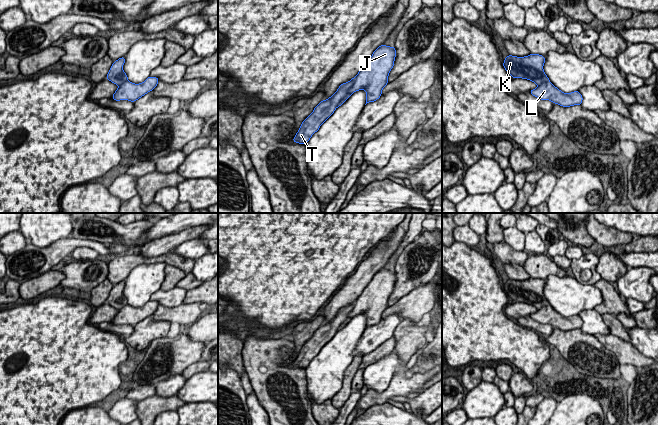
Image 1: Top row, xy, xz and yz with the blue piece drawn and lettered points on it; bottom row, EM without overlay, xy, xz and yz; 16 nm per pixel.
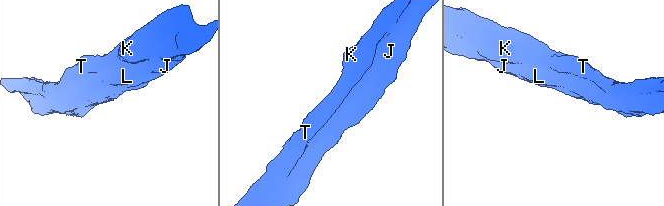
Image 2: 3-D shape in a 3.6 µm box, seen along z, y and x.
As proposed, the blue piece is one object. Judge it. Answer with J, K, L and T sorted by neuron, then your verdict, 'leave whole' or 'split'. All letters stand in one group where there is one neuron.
J K L T; leave whole

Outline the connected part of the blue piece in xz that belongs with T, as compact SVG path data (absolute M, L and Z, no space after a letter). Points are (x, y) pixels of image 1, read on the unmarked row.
M379 270L365 287L357 300L342 307L337 315L322 324L313 336L302 346L293 366L306 368L320 350L356 315L366 315L366 328L374 326L382 319L383 312L389 307L388 300L394 290L395 271Z

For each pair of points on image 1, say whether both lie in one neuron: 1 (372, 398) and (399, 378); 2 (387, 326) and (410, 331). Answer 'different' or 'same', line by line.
1: same
2: different

